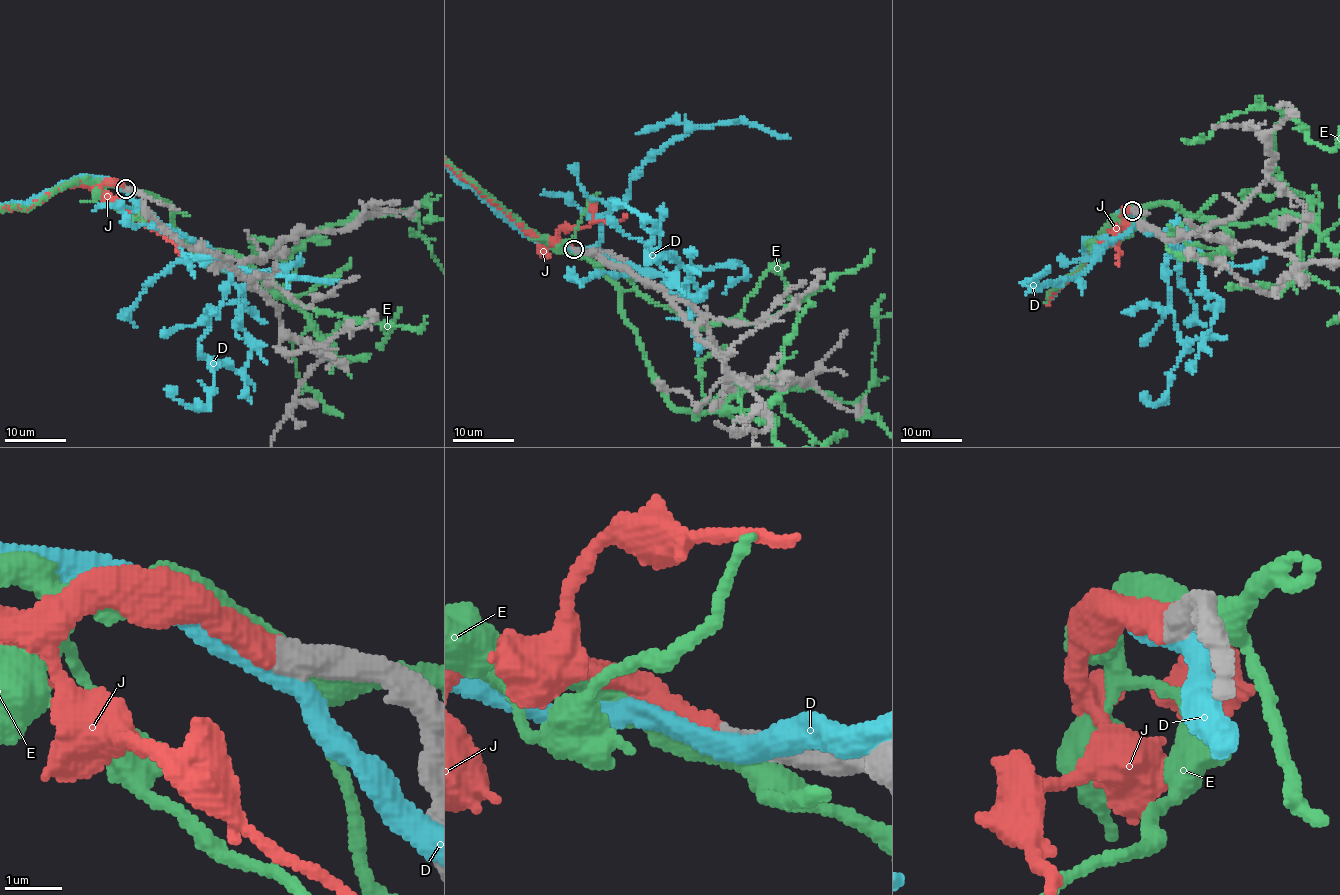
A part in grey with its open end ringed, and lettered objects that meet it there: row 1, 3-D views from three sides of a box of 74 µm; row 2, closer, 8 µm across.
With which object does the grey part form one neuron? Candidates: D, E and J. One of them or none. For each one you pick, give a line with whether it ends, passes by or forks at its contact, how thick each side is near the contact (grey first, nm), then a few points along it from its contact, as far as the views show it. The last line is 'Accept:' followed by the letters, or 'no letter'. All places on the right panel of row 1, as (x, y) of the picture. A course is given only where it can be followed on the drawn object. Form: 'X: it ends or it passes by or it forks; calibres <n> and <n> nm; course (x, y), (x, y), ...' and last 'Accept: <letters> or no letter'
J: it ends; calibres 440 and 400 nm
Accept: J

